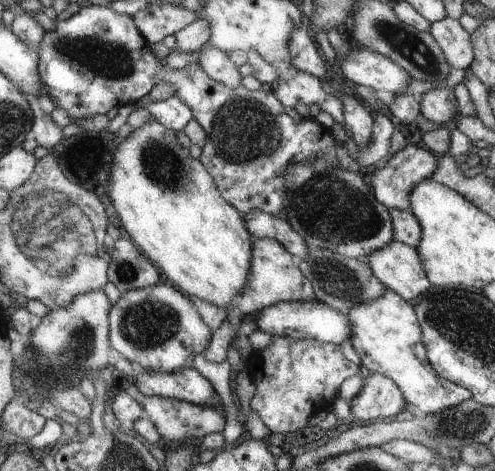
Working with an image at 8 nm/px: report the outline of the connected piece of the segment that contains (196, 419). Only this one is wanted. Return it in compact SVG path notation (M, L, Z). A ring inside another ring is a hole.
M158 395L140 396L138 400L148 420L154 424L161 436L160 446L164 449L174 445L184 445L187 441L196 440L210 433L222 433L225 427L225 414L216 405L199 405Z

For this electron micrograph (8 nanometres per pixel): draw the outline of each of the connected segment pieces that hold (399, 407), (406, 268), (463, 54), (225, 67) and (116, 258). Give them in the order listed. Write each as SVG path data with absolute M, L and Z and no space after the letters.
M365 374L365 383L350 402L353 417L359 422L397 415L405 408L402 391L396 383L381 374Z
M390 241L364 260L387 289L392 289L407 301L415 302L433 290L418 251L410 245Z
M451 17L431 23L427 30L442 49L453 69L467 69L472 64L474 49L471 43L471 24Z
M204 45L197 56L200 68L216 82L229 86L239 87L241 80L239 68L232 62L227 52L212 45Z
M128 238L110 244L109 281L122 293L152 286L160 281L160 271Z

